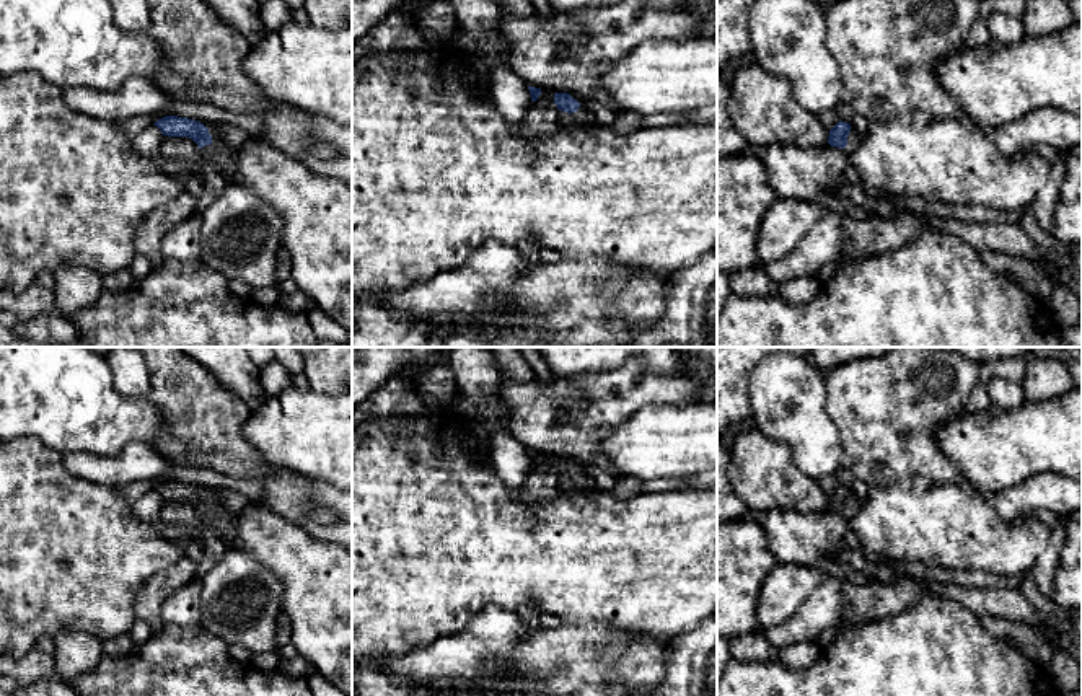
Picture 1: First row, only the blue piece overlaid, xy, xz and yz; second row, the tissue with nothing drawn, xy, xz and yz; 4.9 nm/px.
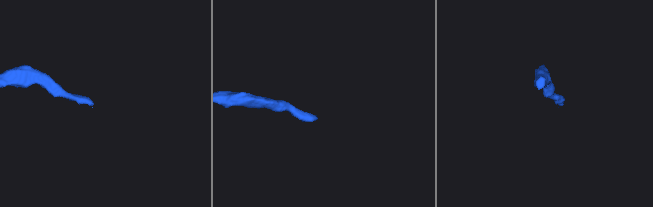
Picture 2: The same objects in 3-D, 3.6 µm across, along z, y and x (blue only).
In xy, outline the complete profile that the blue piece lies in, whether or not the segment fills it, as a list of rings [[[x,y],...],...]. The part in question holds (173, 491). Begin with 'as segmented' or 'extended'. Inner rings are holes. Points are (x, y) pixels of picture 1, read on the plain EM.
extended; [[[165,481],[153,491],[156,491],[165,502],[192,504],[199,510],[202,522],[212,528],[227,546],[235,541],[235,515],[223,505],[217,494],[207,494],[199,486],[178,481]]]

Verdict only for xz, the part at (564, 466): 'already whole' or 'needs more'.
needs more

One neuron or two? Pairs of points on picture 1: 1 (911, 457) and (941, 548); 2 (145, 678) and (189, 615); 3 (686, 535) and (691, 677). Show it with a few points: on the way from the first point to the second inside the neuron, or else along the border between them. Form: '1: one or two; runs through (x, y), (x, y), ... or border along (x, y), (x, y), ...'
1: two; border along (955, 484), (898, 478), (880, 486)
2: two; border along (199, 623), (163, 626)
3: two; border along (699, 623), (667, 639)

